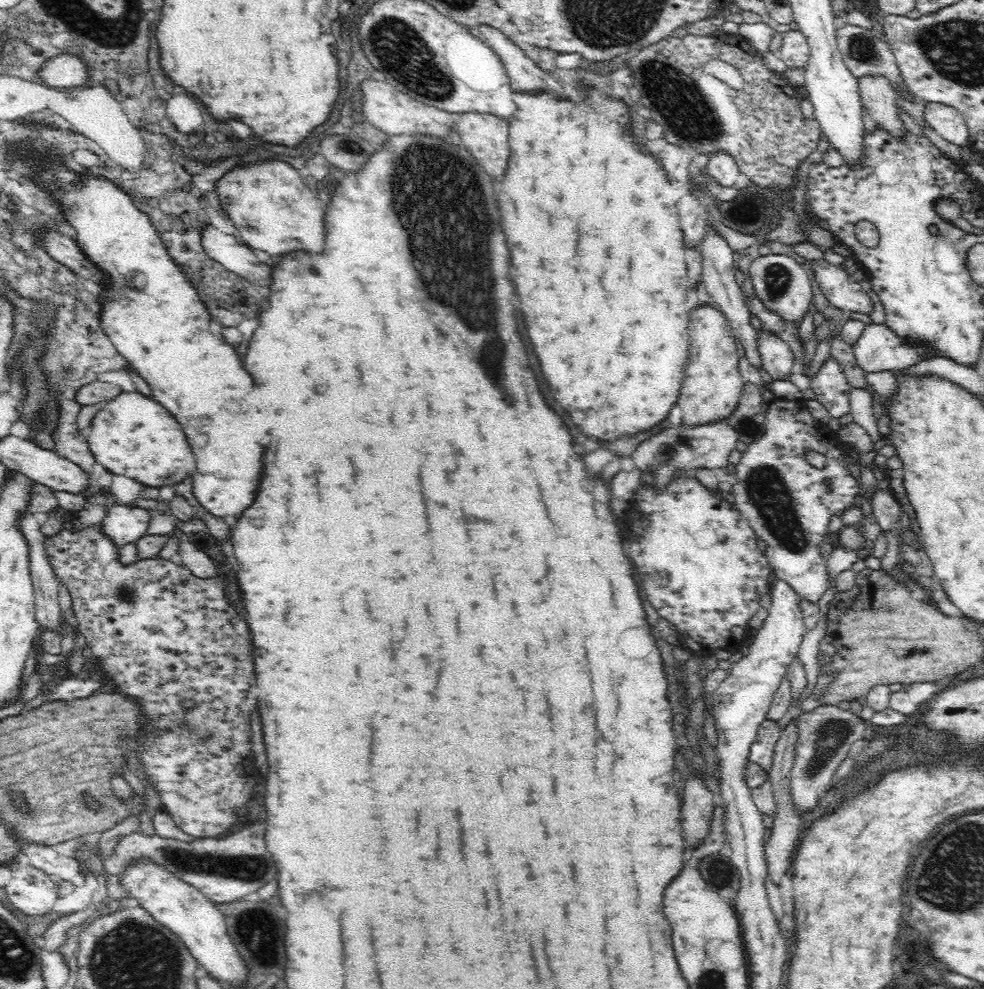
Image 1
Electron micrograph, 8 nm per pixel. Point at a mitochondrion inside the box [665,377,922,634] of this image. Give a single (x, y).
(768, 489)

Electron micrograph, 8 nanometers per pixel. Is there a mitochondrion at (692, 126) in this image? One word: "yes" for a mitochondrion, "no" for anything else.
yes

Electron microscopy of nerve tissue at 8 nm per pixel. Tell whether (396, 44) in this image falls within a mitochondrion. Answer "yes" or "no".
yes

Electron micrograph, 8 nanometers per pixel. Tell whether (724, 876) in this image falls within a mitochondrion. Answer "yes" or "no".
yes

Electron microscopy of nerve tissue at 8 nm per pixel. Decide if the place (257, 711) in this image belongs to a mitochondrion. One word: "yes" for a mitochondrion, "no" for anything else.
no

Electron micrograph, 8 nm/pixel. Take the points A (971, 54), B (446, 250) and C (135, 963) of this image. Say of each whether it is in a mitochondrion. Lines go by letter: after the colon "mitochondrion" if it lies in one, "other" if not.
A: mitochondrion
B: mitochondrion
C: mitochondrion

